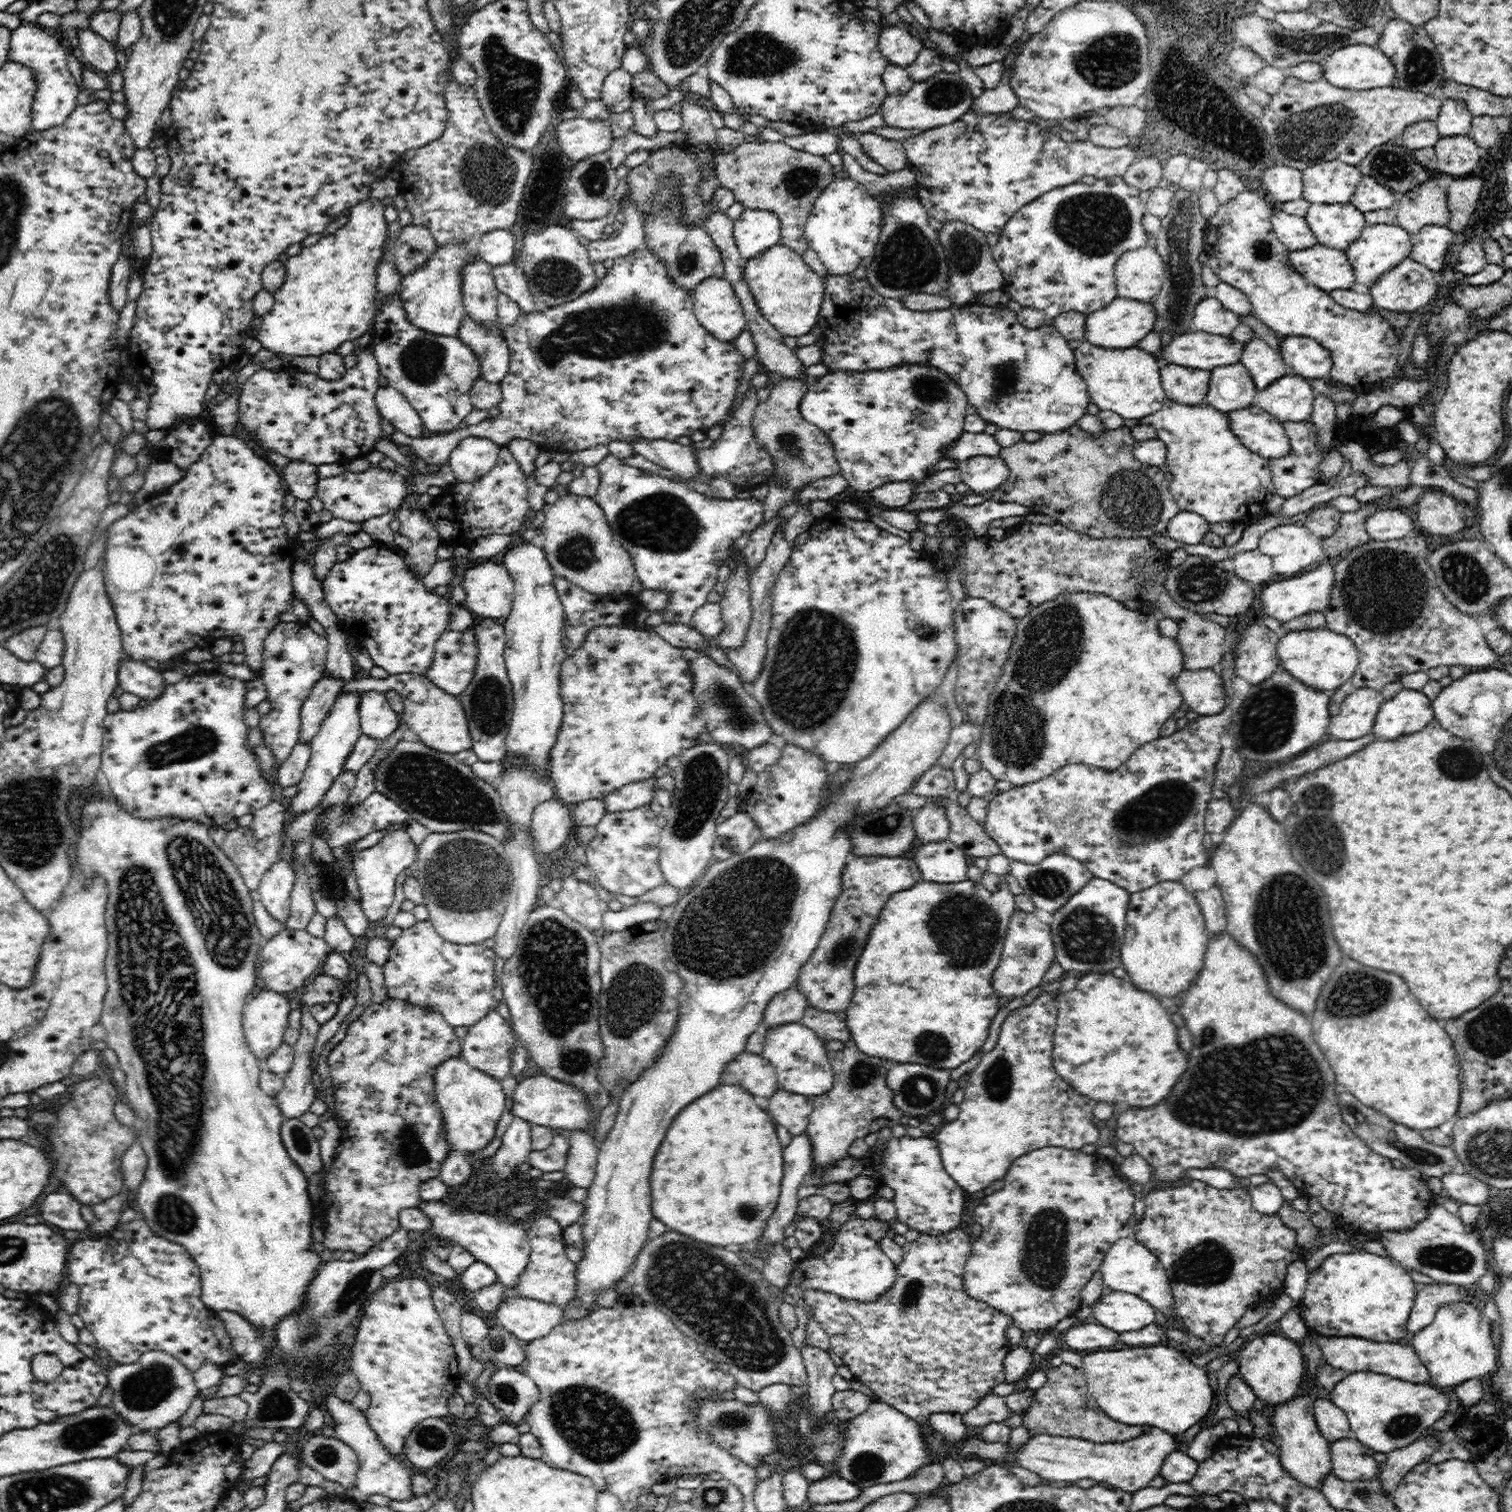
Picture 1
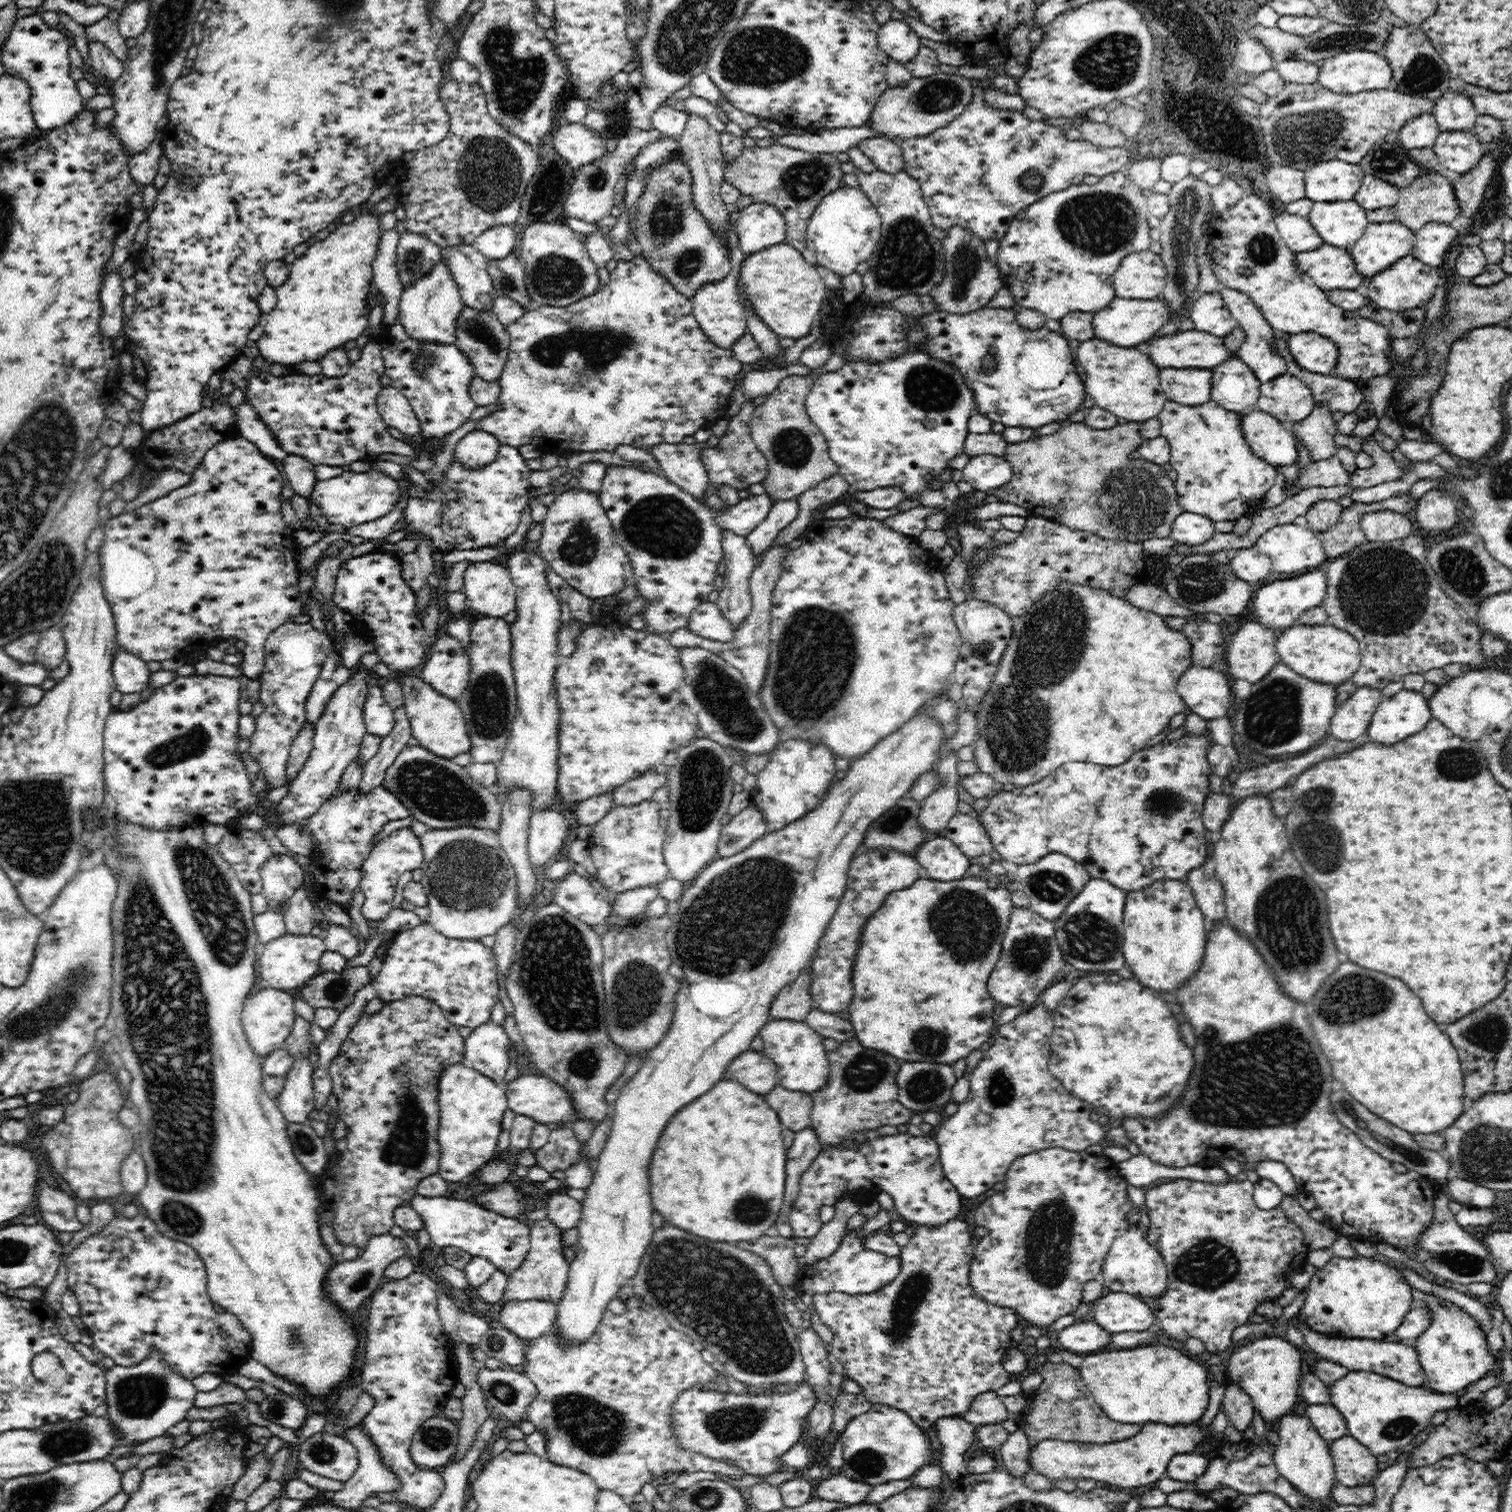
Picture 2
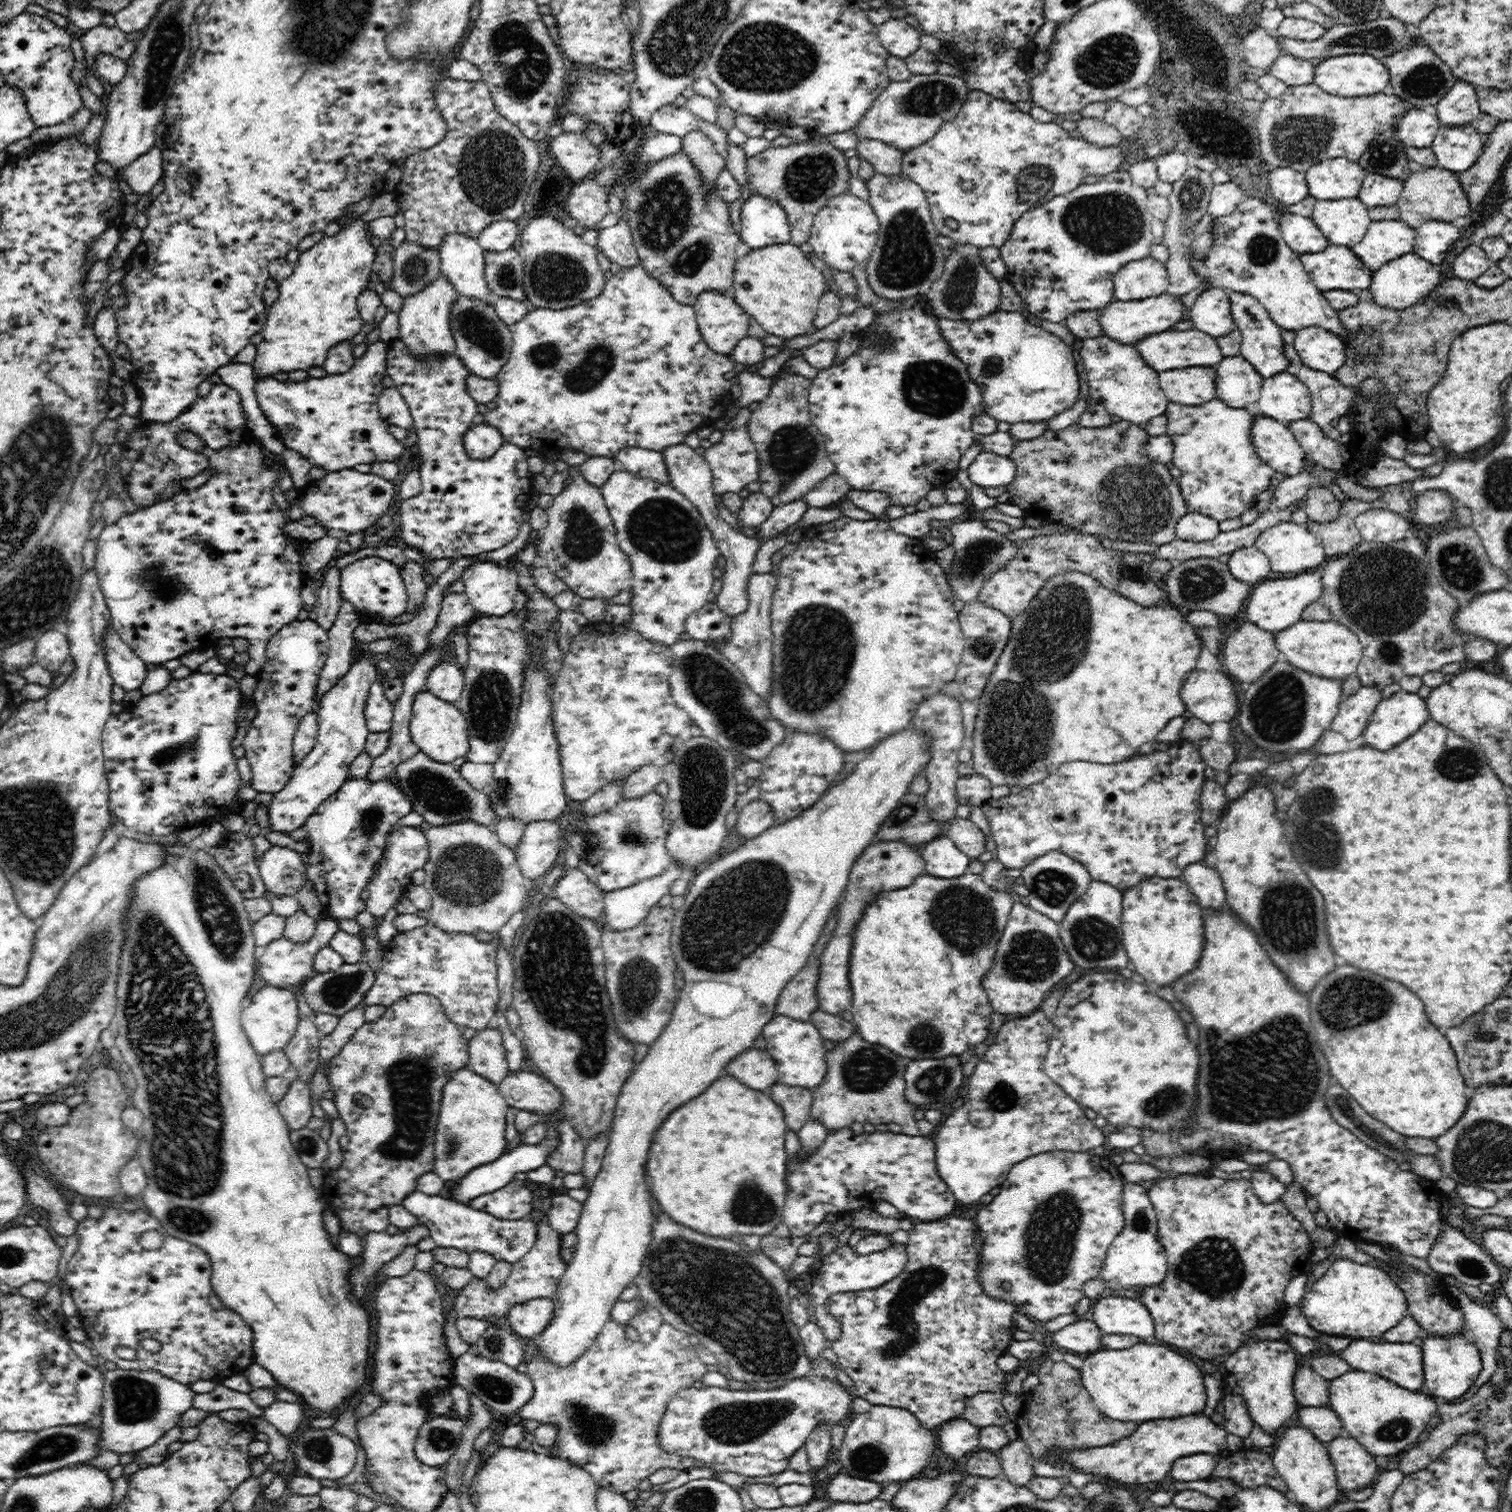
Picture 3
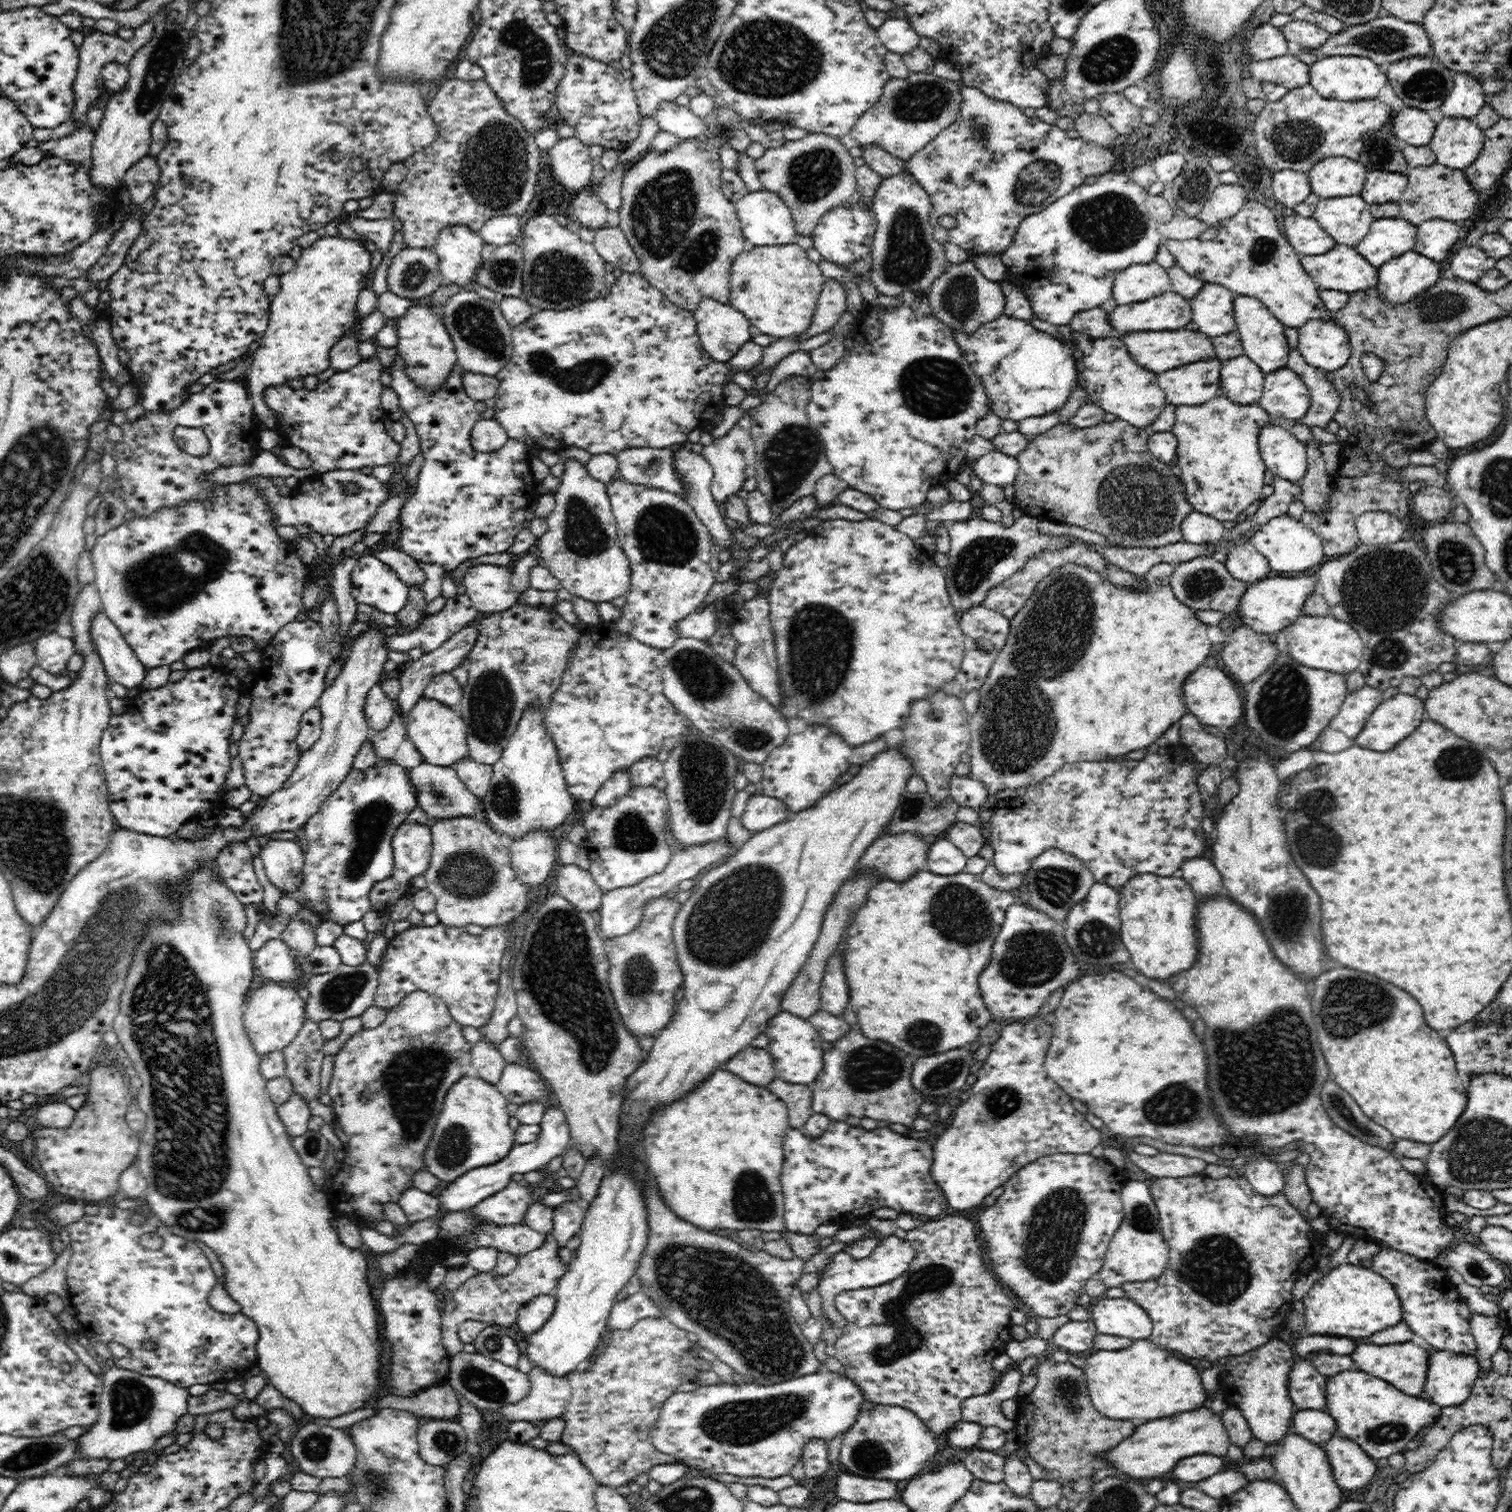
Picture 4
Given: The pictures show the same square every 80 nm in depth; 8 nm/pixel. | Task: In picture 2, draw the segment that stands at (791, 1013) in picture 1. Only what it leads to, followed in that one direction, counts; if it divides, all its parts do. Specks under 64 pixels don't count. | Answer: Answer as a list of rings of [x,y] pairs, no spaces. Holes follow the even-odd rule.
[[[810,965],[803,968],[789,986],[785,986],[776,995],[770,1008],[772,1020],[796,1020],[805,1022],[808,1012],[814,1008],[812,995],[808,991],[810,980]]]

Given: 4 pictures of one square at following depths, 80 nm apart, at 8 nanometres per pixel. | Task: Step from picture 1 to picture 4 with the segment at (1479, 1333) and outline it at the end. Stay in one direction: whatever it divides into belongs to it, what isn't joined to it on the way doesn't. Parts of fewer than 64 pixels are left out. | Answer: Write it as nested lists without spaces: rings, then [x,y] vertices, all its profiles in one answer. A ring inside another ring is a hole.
[[[1431,1349],[1429,1352],[1423,1394],[1440,1407],[1462,1404],[1470,1396],[1481,1371],[1477,1357],[1456,1355],[1447,1350]]]

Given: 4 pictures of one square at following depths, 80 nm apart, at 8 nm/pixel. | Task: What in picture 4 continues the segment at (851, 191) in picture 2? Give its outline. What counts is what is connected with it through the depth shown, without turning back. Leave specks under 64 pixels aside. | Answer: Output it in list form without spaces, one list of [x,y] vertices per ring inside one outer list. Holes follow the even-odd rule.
[[[859,201],[851,209],[846,208],[843,205],[828,210],[810,234],[813,247],[821,254],[822,260],[842,267],[850,266],[871,254],[877,227],[877,221],[868,205]]]

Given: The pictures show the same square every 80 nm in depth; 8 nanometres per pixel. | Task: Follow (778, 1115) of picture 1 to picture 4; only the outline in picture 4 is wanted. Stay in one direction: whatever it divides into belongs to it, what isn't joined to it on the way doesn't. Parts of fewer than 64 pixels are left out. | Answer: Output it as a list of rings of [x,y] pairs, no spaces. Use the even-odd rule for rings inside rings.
[[[774,1077],[767,1086],[786,1103],[789,1126],[797,1129],[804,1126],[813,1115],[813,1089],[807,1084],[792,1084],[780,1077]]]

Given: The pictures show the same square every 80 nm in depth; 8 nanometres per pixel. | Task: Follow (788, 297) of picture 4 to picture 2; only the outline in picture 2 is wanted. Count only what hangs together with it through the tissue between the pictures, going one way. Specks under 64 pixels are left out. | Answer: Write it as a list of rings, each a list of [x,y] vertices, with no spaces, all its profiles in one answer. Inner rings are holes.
[[[784,242],[764,251],[749,254],[740,266],[738,289],[741,299],[748,300],[764,325],[778,337],[800,339],[812,333],[829,291],[815,265],[810,265],[801,251]]]

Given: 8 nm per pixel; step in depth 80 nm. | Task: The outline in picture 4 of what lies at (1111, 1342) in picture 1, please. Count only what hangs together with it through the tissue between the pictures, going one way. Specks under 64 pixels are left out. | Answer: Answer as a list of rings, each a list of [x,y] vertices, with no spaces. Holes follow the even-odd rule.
[[[1092,1319],[1086,1322],[1068,1321],[1056,1330],[1051,1340],[1068,1354],[1084,1352],[1093,1347],[1094,1337],[1098,1333]]]

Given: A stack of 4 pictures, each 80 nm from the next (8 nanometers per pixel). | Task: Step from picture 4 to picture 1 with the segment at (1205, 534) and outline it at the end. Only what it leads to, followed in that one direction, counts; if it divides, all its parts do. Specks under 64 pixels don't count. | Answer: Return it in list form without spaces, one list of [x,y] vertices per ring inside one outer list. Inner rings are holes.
[[[1181,510],[1168,522],[1165,534],[1174,541],[1194,546],[1204,541],[1204,534],[1212,530],[1210,525],[1199,514]]]

